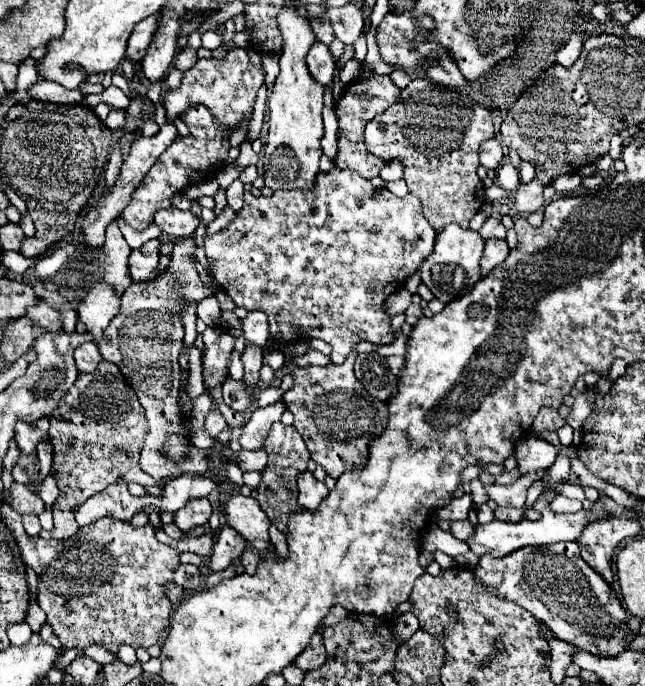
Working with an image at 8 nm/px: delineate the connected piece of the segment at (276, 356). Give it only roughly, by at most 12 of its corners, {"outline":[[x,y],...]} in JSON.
{"outline":[[269,351],[263,355],[263,361],[271,369],[283,367],[283,353]]}

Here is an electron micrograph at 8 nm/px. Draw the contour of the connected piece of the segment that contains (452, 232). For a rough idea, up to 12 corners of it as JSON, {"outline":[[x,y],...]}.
{"outline":[[455,223],[419,267],[443,303],[481,279],[485,241]]}

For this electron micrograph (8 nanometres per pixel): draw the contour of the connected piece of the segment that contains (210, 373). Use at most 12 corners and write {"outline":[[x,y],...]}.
{"outline":[[209,327],[205,341],[207,391],[227,379],[233,337]]}

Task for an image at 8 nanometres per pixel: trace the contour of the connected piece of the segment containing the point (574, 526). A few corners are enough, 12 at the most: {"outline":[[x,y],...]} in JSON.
{"outline":[[591,511],[537,521],[491,521],[465,539],[481,555],[505,557],[521,547],[577,541]]}

